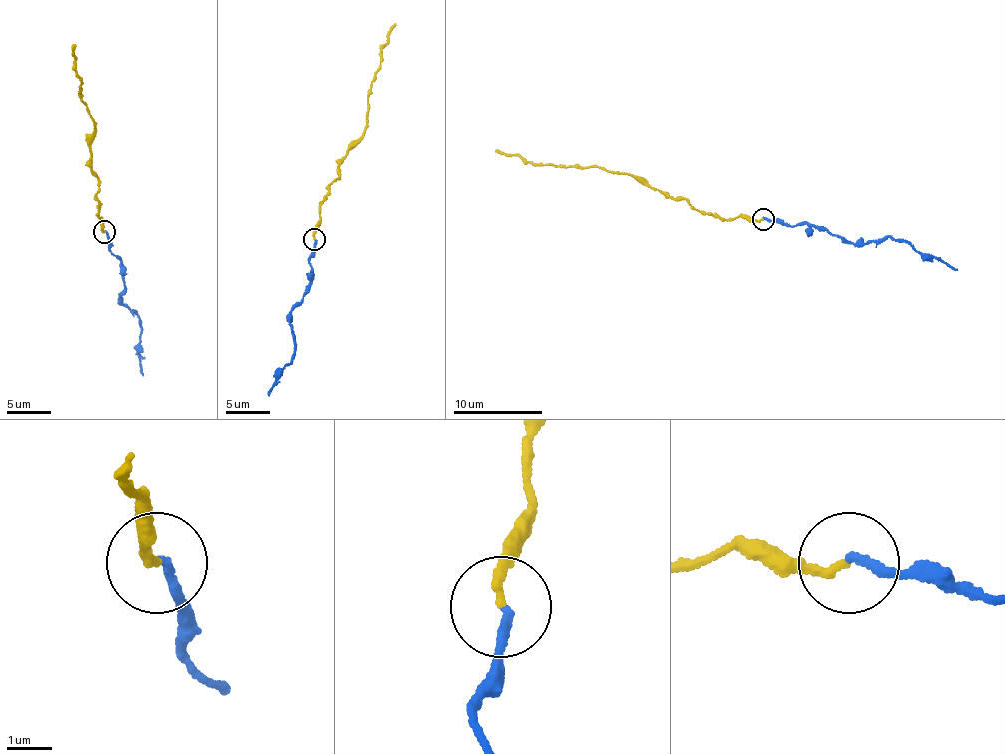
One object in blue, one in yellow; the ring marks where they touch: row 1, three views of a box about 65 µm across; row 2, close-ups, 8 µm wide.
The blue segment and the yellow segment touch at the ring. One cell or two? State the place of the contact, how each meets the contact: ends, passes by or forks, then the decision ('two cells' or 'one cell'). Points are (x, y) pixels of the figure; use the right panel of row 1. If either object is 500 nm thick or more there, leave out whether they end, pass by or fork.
(763, 219) | blue ends | yellow ends | one cell

